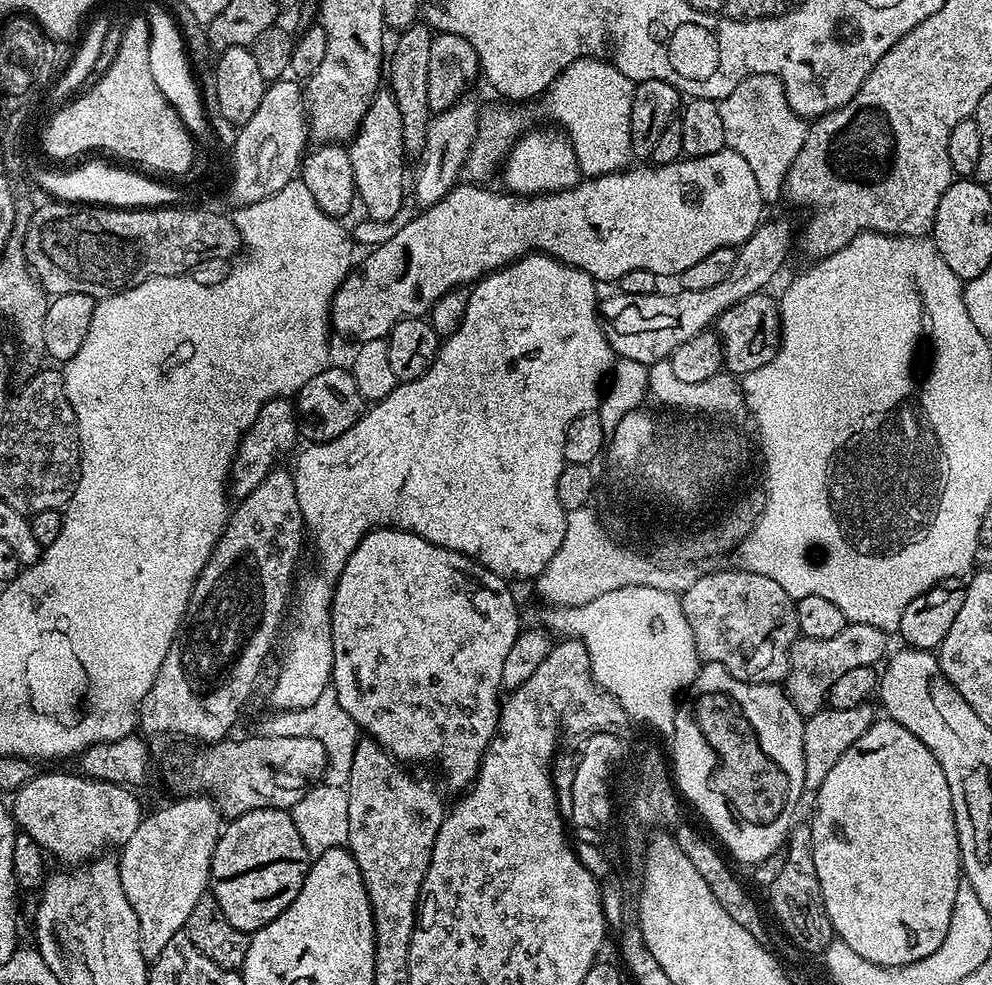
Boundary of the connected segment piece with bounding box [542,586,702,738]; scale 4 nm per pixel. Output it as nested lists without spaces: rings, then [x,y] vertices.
[[[622,586],[622,590],[610,590],[610,594],[601,594],[598,598],[594,598],[592,602],[586,602],[582,606],[574,606],[573,608],[558,608],[555,606],[548,606],[543,609],[544,621],[542,621],[545,629],[551,630],[553,633],[564,631],[563,635],[568,638],[575,638],[581,640],[586,646],[586,650],[590,654],[590,666],[592,667],[592,676],[596,683],[608,693],[609,697],[619,707],[624,709],[624,712],[633,721],[636,720],[640,724],[649,724],[656,732],[661,732],[664,738],[671,737],[674,730],[674,722],[676,721],[676,710],[678,701],[681,699],[682,693],[687,690],[694,682],[696,673],[702,667],[702,661],[696,647],[694,646],[694,634],[690,634],[690,624],[686,622],[686,616],[680,605],[680,596],[674,592],[667,592],[666,590],[654,590],[650,586]]]

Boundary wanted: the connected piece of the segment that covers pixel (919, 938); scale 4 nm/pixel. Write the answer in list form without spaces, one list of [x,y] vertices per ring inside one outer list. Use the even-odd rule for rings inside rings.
[[[887,718],[877,719],[852,746],[834,762],[834,770],[826,774],[826,782],[815,793],[816,813],[810,819],[812,829],[812,845],[814,846],[814,870],[818,870],[820,897],[824,903],[826,914],[832,923],[832,931],[854,954],[860,954],[870,962],[880,964],[884,968],[900,968],[919,960],[925,950],[937,948],[949,929],[950,914],[954,910],[954,902],[962,891],[962,865],[960,862],[960,843],[954,822],[954,810],[950,798],[950,786],[946,782],[946,774],[942,774],[942,766],[938,766],[938,758],[930,754],[926,746],[910,730],[898,726],[898,722]]]

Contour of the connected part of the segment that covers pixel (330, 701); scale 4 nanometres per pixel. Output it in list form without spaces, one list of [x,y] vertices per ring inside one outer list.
[[[331,688],[323,691],[308,707],[283,709],[272,715],[274,716],[260,728],[263,735],[312,738],[321,743],[327,756],[323,781],[332,786],[347,787],[351,763],[354,760],[354,750],[357,749],[357,742],[360,739],[360,731],[354,720],[350,718],[350,714],[343,710],[335,691]]]

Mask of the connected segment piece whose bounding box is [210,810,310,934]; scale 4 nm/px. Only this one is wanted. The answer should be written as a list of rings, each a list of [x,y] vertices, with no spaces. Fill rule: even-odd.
[[[284,811],[284,818],[280,820],[272,820],[274,816],[272,814],[260,814],[260,816],[252,816],[249,812],[242,814],[242,825],[244,830],[230,830],[230,825],[225,823],[223,825],[220,837],[217,838],[217,845],[214,846],[212,871],[216,877],[211,881],[210,895],[212,895],[218,902],[218,906],[222,906],[222,914],[226,914],[227,920],[234,925],[238,926],[238,930],[247,932],[249,934],[257,932],[262,926],[266,926],[270,922],[274,922],[274,918],[278,918],[278,914],[282,914],[282,910],[286,910],[286,906],[290,906],[290,902],[294,902],[294,898],[298,898],[298,894],[302,890],[302,882],[306,878],[308,869],[310,867],[309,862],[302,862],[301,860],[282,860],[278,862],[278,892],[276,892],[276,886],[274,886],[274,892],[256,892],[252,888],[252,884],[258,884],[258,876],[252,872],[246,872],[246,870],[256,870],[256,868],[268,868],[268,866],[274,866],[272,862],[268,862],[266,858],[246,858],[242,856],[244,852],[238,852],[238,850],[244,850],[244,848],[236,848],[238,840],[242,838],[240,834],[244,832],[244,836],[256,836],[258,834],[266,834],[266,832],[258,832],[256,826],[250,826],[250,824],[272,824],[272,822],[284,822],[284,826],[290,826],[292,820],[291,811]]]

